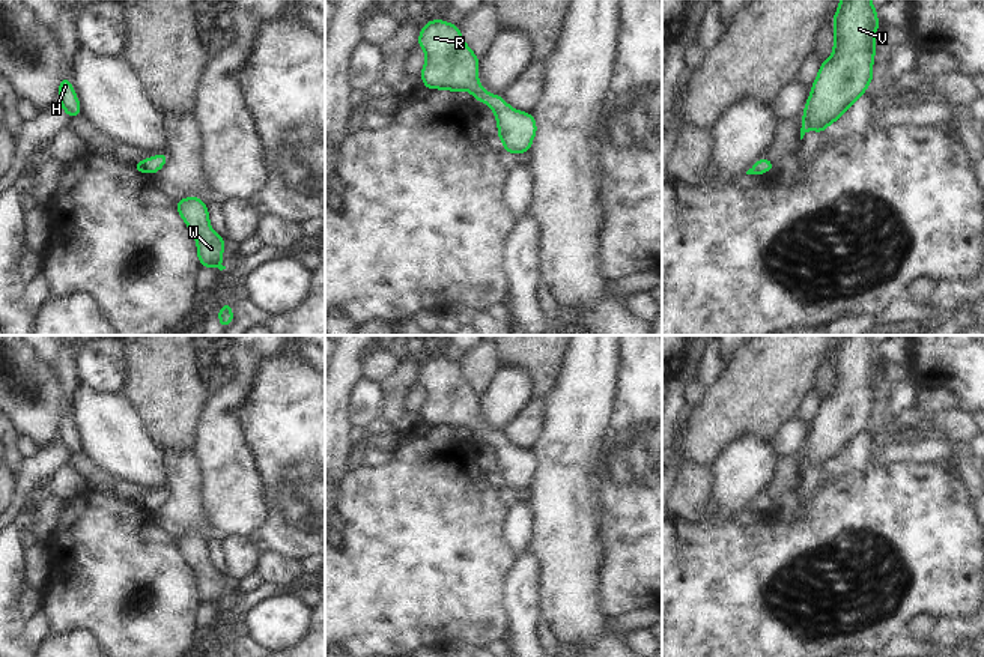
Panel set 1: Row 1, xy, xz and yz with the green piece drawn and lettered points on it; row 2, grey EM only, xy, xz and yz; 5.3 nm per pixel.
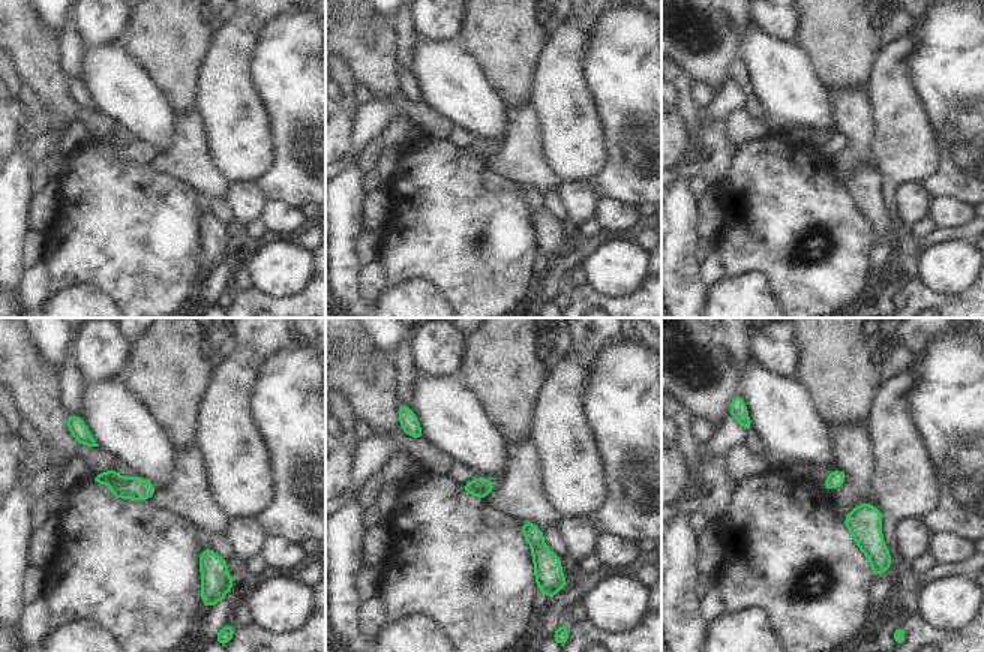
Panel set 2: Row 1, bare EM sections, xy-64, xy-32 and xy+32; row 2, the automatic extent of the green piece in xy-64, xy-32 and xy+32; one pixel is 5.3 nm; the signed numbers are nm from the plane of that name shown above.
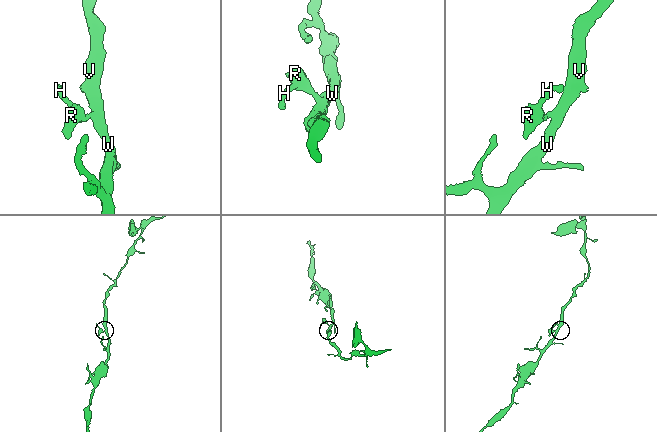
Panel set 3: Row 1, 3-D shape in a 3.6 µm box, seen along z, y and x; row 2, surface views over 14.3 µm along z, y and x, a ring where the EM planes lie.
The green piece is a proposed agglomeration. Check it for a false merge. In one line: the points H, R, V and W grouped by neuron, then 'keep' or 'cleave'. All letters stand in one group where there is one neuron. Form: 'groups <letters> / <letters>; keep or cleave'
groups H R V W; keep

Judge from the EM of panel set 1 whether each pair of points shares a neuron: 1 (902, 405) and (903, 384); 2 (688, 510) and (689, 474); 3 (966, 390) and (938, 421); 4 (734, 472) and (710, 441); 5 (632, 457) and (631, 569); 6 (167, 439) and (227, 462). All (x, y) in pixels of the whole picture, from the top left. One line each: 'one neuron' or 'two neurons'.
1: one neuron
2: one neuron
3: two neurons
4: two neurons
5: one neuron
6: two neurons

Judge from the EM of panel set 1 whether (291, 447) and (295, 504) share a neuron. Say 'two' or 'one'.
one

